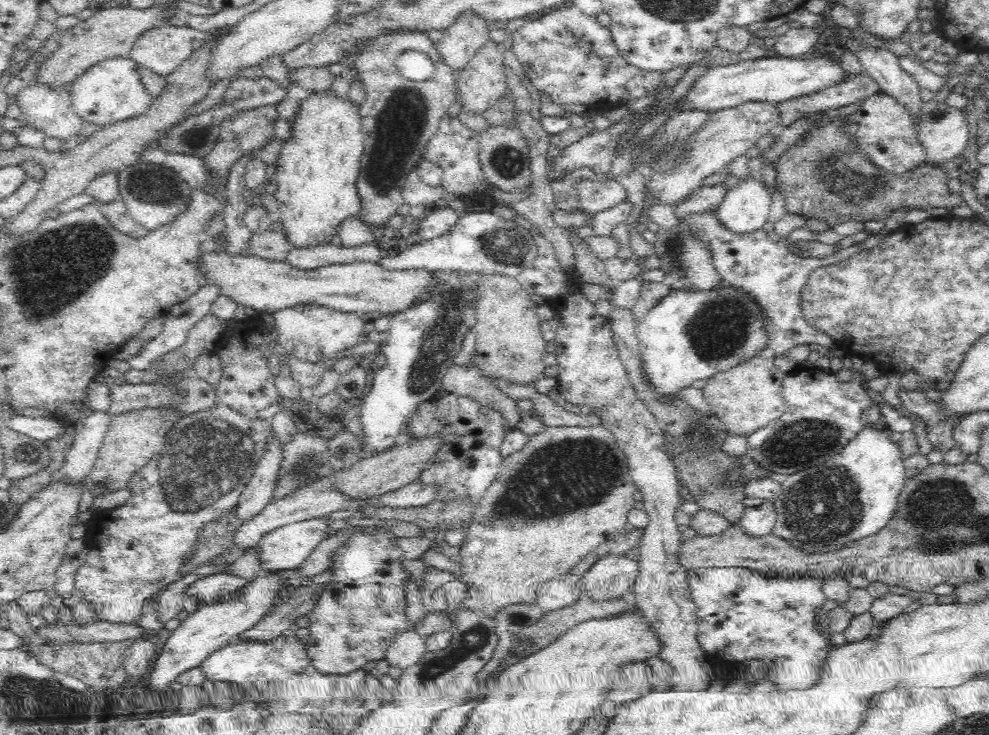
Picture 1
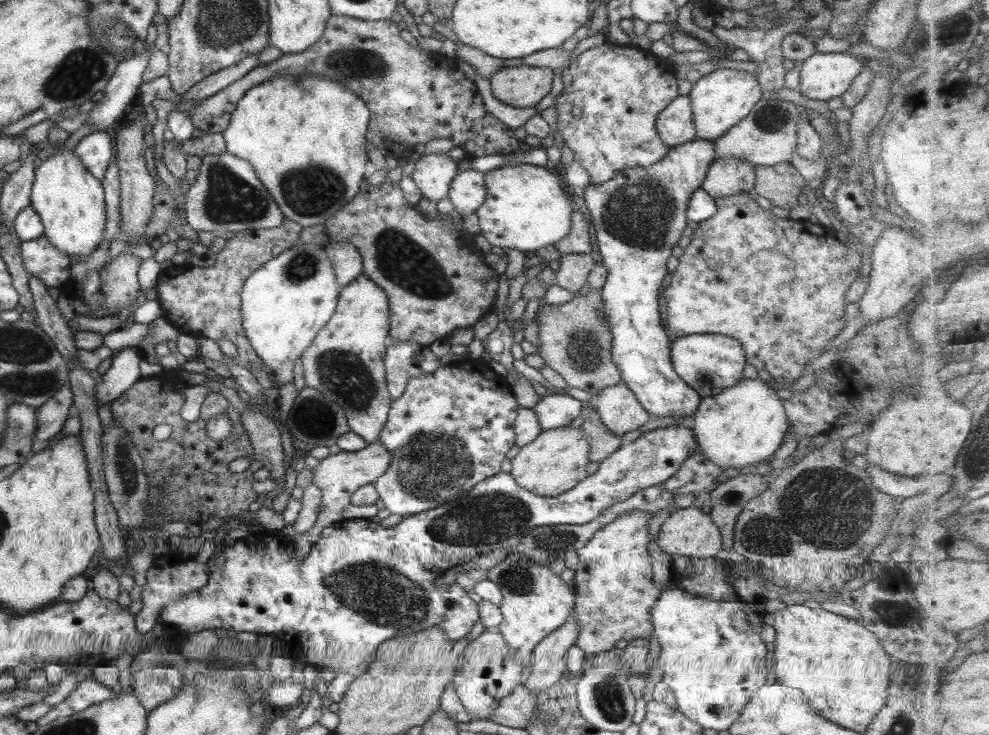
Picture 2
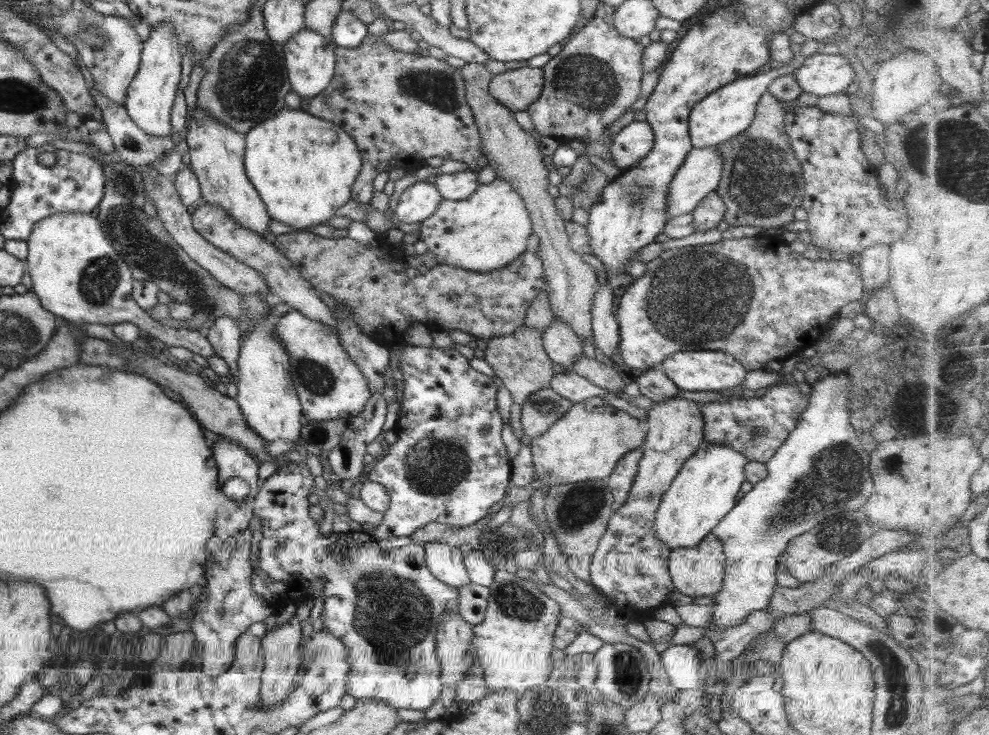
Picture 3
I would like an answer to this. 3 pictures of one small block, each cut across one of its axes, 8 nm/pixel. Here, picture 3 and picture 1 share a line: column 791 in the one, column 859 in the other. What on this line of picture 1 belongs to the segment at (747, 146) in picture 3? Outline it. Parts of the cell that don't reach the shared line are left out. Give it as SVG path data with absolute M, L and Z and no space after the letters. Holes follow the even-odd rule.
M826 116L818 122L813 122L813 117L810 117L806 135L814 131L812 136L807 141L798 140L792 149L777 159L779 174L776 189L783 191L787 212L806 219L826 220L831 228L846 220L866 223L886 218L896 210L908 207L931 210L964 205L960 194L948 191L947 178L938 168L920 165L902 177L892 177L870 165L856 143L846 137L841 126L842 119L835 118L828 123Z

